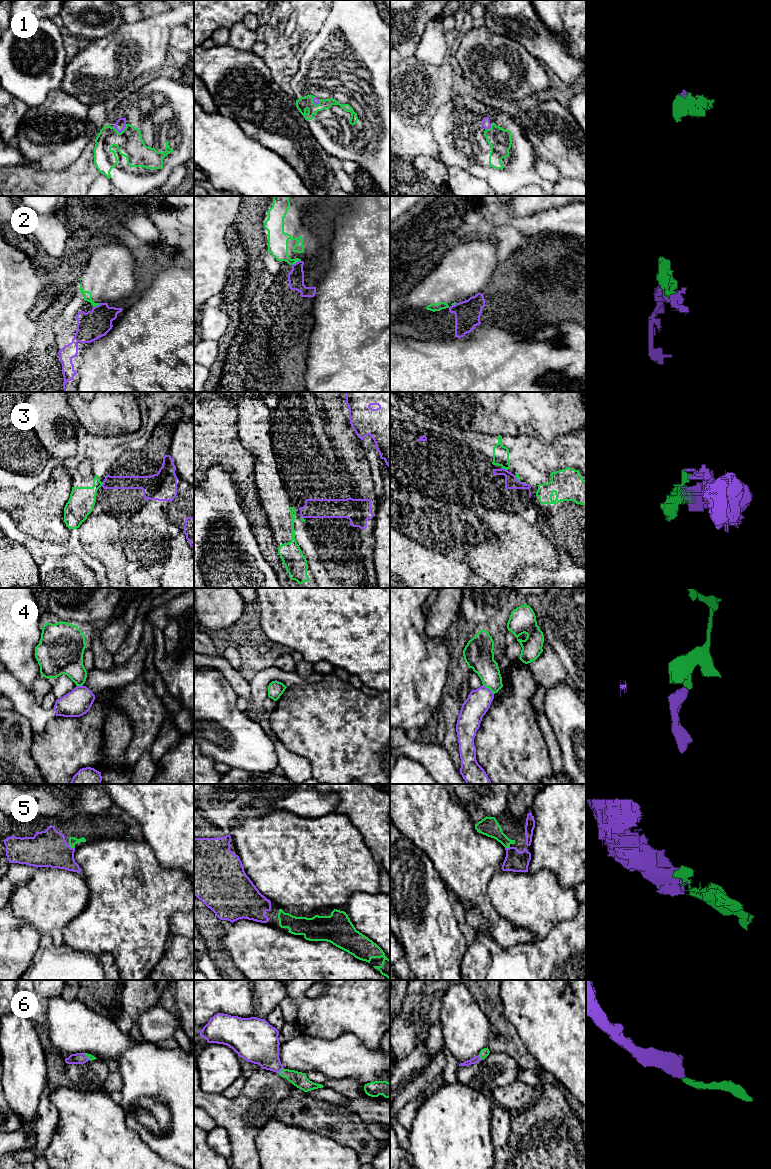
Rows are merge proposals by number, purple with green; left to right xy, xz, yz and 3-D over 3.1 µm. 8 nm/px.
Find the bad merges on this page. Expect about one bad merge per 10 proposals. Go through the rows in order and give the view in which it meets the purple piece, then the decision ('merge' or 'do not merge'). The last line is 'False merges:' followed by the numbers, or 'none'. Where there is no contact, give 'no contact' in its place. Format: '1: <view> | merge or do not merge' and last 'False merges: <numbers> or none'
1: xy | merge
2: xz | do not merge
3: yz | do not merge
4: yz | do not merge
5: xy | merge
6: xz | merge
False merges: 2, 3, 4

